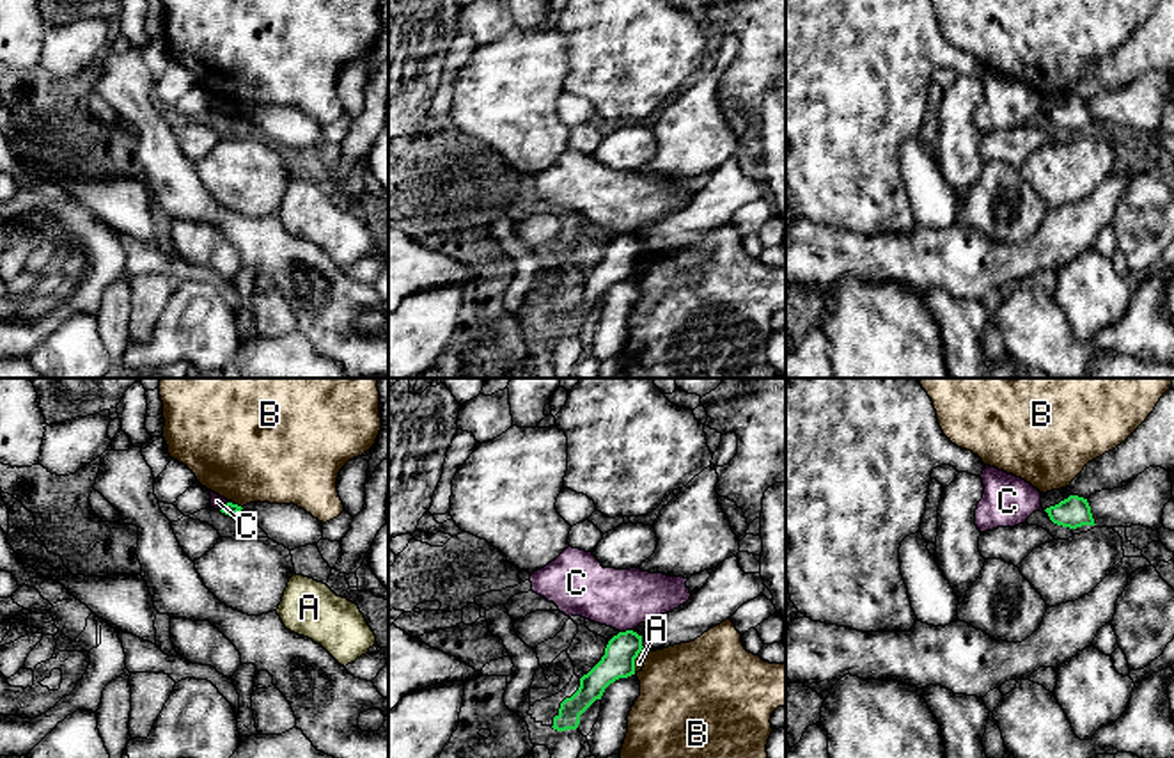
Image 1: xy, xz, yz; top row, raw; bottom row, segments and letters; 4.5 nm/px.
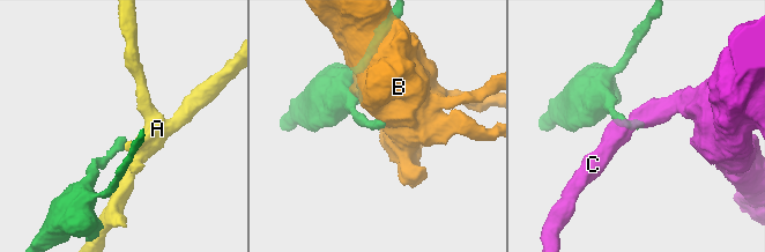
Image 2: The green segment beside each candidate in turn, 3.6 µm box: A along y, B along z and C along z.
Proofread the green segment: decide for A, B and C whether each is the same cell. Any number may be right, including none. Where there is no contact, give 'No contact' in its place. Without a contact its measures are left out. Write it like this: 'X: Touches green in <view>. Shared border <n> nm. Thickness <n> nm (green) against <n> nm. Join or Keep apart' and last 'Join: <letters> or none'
A: Touches green in xz. Shared border 130 nm. Thickness 140 nm (green) against 50 nm. Keep apart
B: Touches green in xy. Shared border 50 nm. Thickness 60 nm (green) against 460 nm. Keep apart
C: Touches green in xy. Shared border 70 nm. Thickness 60 nm (green) against 60 nm. Keep apart
Join: none

